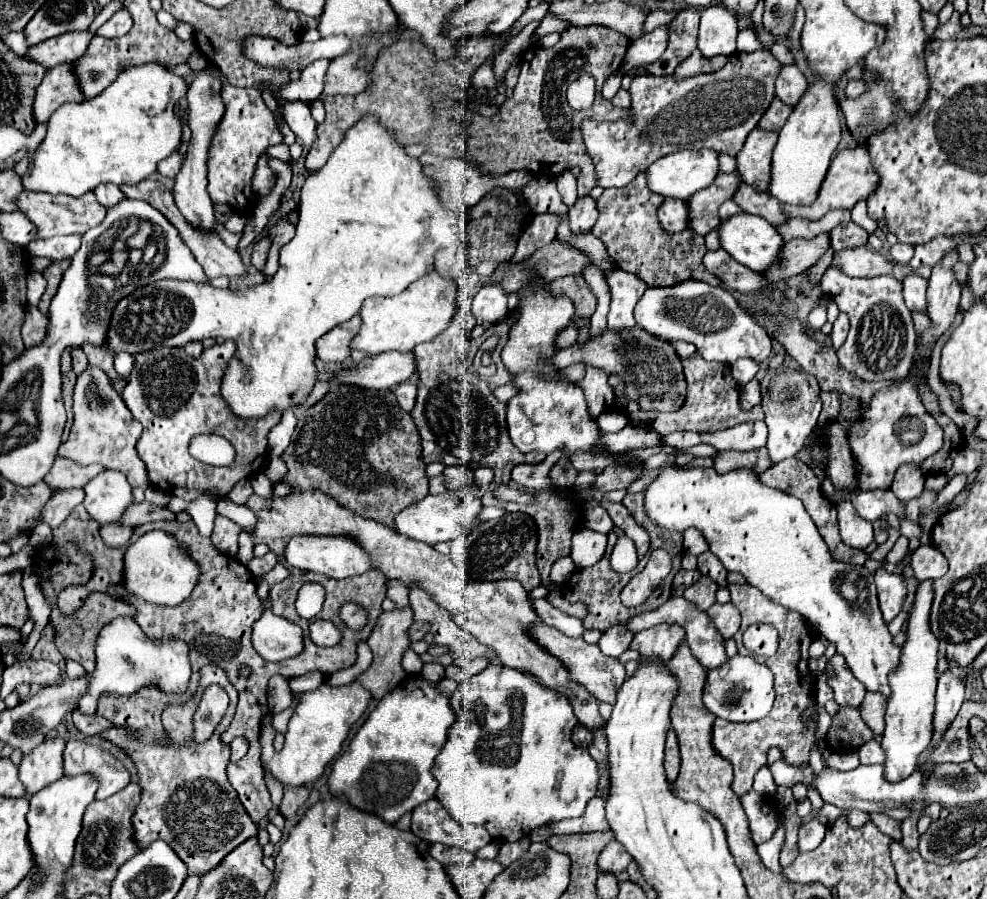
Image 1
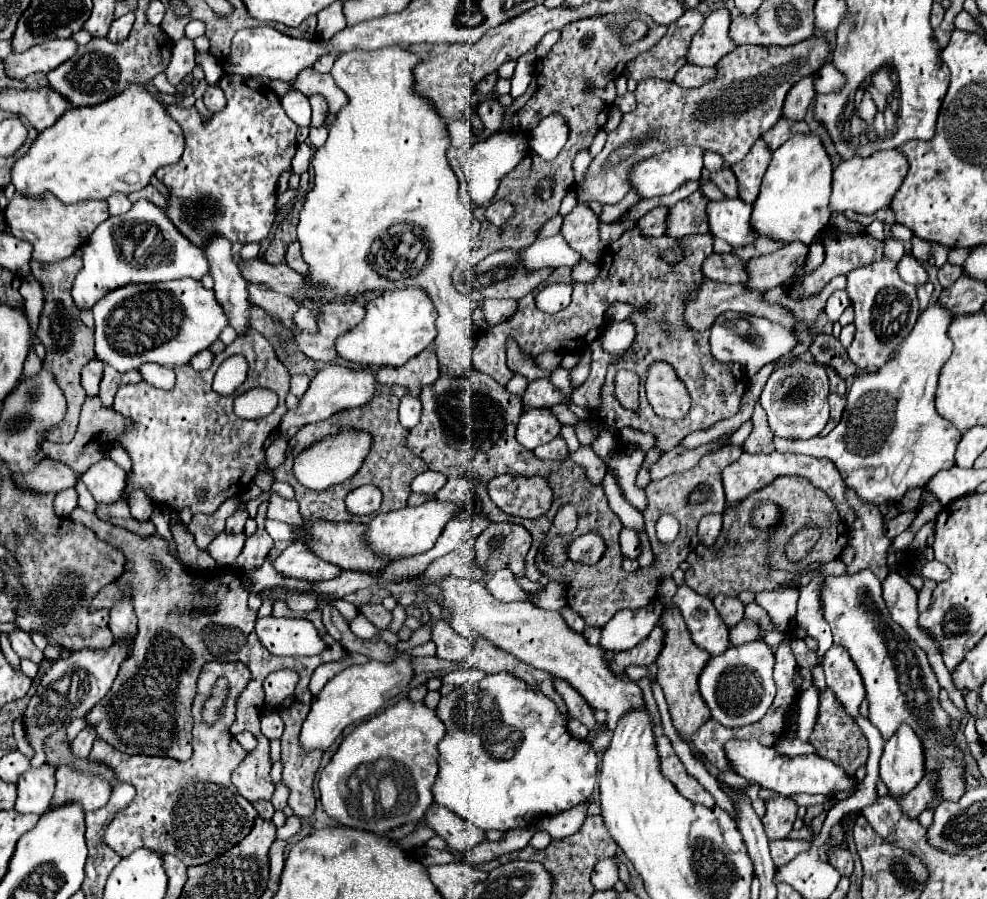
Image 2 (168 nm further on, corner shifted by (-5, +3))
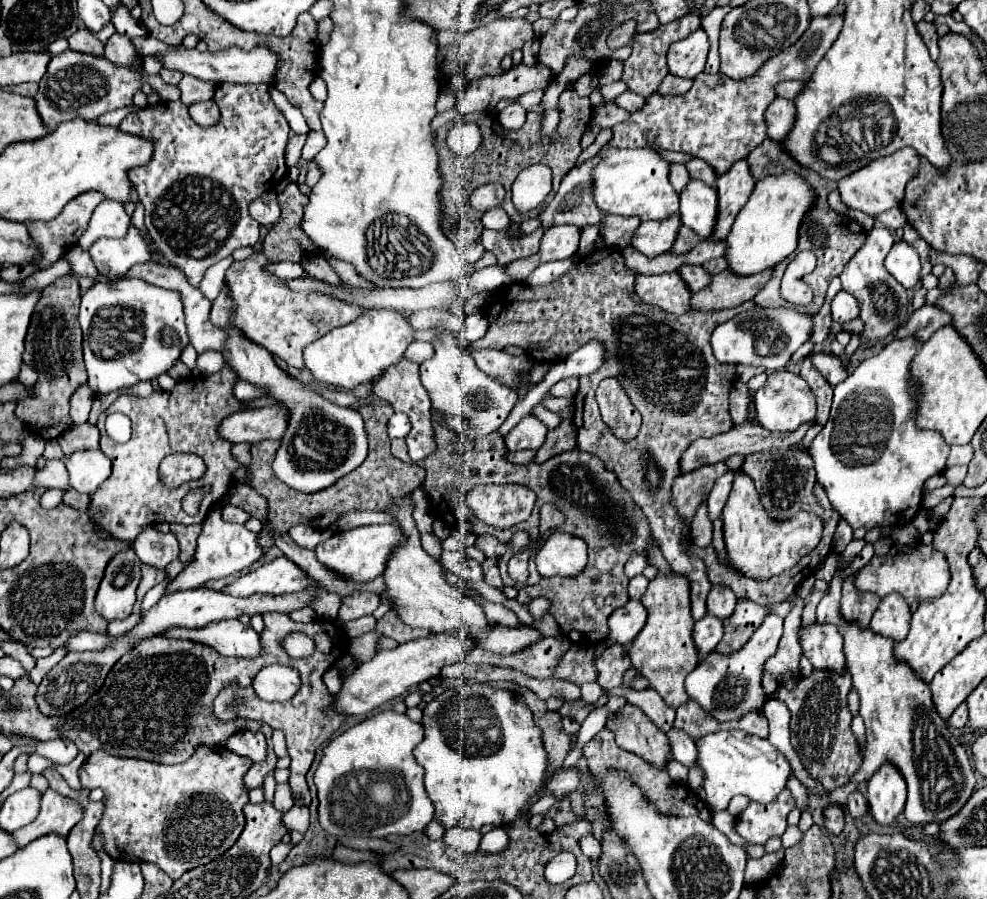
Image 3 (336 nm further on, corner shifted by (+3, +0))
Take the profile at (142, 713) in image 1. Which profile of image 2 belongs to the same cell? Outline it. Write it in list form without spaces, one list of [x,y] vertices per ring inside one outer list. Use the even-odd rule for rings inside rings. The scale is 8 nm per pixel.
[[[77,507],[69,519],[89,525],[99,539],[109,541],[111,545],[119,547],[125,557],[125,573],[111,585],[99,591],[99,595],[93,599],[93,609],[109,609],[115,601],[121,599],[121,587],[129,581],[133,591],[133,605],[139,619],[139,633],[135,635],[133,649],[129,657],[123,661],[119,675],[111,687],[111,691],[87,713],[87,725],[95,727],[97,739],[113,745],[121,753],[127,755],[157,755],[157,757],[171,757],[177,761],[187,761],[191,757],[191,703],[197,691],[197,679],[205,663],[209,661],[241,661],[249,667],[251,679],[243,693],[237,699],[237,717],[231,727],[231,735],[239,733],[241,729],[251,731],[259,745],[253,751],[253,761],[243,761],[237,767],[237,773],[233,777],[233,785],[237,791],[249,799],[271,799],[273,795],[273,781],[271,781],[271,757],[269,757],[269,739],[259,729],[259,717],[263,711],[263,679],[277,671],[277,669],[295,669],[300,675],[295,693],[285,699],[279,705],[279,715],[285,723],[283,739],[281,739],[281,751],[283,751],[283,783],[291,789],[289,795],[289,807],[299,817],[309,817],[315,811],[315,797],[313,797],[313,779],[321,763],[323,751],[303,751],[299,747],[299,731],[311,709],[313,695],[309,695],[309,683],[315,667],[327,661],[341,661],[345,651],[343,647],[327,635],[321,613],[295,613],[291,611],[283,601],[275,603],[273,617],[307,617],[317,629],[323,641],[327,643],[327,649],[323,655],[317,657],[279,657],[271,655],[263,643],[259,643],[259,637],[253,629],[253,621],[257,619],[257,613],[253,613],[247,607],[249,593],[243,589],[237,577],[223,575],[219,571],[215,573],[195,573],[189,569],[183,569],[165,547],[165,541],[159,535],[153,535],[149,539],[141,539],[139,535],[113,527],[107,521],[95,519],[93,513],[87,513],[85,509]],[[155,565],[163,565],[163,569],[157,569]],[[197,575],[197,577],[195,577]],[[209,577],[209,579],[203,579]],[[227,579],[227,585],[221,581]],[[199,591],[213,593],[219,599],[219,607],[211,615],[203,617],[191,617],[195,595]],[[215,623],[215,625],[211,625]],[[213,647],[213,653],[211,653]]]

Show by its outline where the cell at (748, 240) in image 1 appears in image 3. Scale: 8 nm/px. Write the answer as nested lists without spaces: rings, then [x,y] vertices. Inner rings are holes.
[[[691,180],[687,190],[679,194],[681,198],[681,222],[695,230],[701,238],[711,238],[717,226],[717,214],[719,214],[719,196],[715,194],[715,188]]]

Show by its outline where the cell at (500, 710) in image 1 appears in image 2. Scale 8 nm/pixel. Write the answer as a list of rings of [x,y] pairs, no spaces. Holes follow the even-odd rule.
[[[487,675],[479,683],[465,683],[441,697],[437,717],[445,723],[445,737],[439,741],[439,773],[433,785],[435,803],[447,807],[461,819],[477,825],[483,831],[509,831],[527,827],[539,815],[563,813],[589,799],[597,779],[597,755],[589,741],[579,741],[569,735],[567,719],[555,703],[541,691],[527,687],[515,675]]]

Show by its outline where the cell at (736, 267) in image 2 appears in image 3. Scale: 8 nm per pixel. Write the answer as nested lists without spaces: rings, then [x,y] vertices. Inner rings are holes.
[[[691,264],[681,266],[681,268],[679,268],[679,274],[681,274],[681,278],[687,282],[687,286],[689,286],[693,292],[699,292],[699,290],[703,290],[705,286],[709,286],[709,284],[711,284],[711,278],[713,278],[703,266],[691,266]]]

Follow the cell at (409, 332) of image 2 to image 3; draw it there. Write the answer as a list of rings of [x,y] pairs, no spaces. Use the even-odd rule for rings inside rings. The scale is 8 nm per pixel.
[[[371,308],[365,310],[351,324],[339,326],[327,332],[317,342],[311,342],[311,346],[307,346],[307,350],[303,352],[305,366],[317,382],[351,390],[361,382],[371,382],[389,366],[399,362],[411,342],[413,342],[413,326],[407,316],[403,316],[397,310]]]

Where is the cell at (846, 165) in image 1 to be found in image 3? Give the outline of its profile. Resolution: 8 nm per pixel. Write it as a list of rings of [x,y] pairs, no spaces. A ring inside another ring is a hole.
[[[901,148],[895,154],[877,158],[873,162],[869,162],[867,166],[855,170],[853,174],[841,178],[837,184],[837,190],[839,190],[845,206],[849,206],[853,210],[861,210],[869,216],[875,216],[893,206],[899,206],[899,202],[903,200],[905,184],[917,174],[917,168],[919,168],[919,154],[911,148]]]

